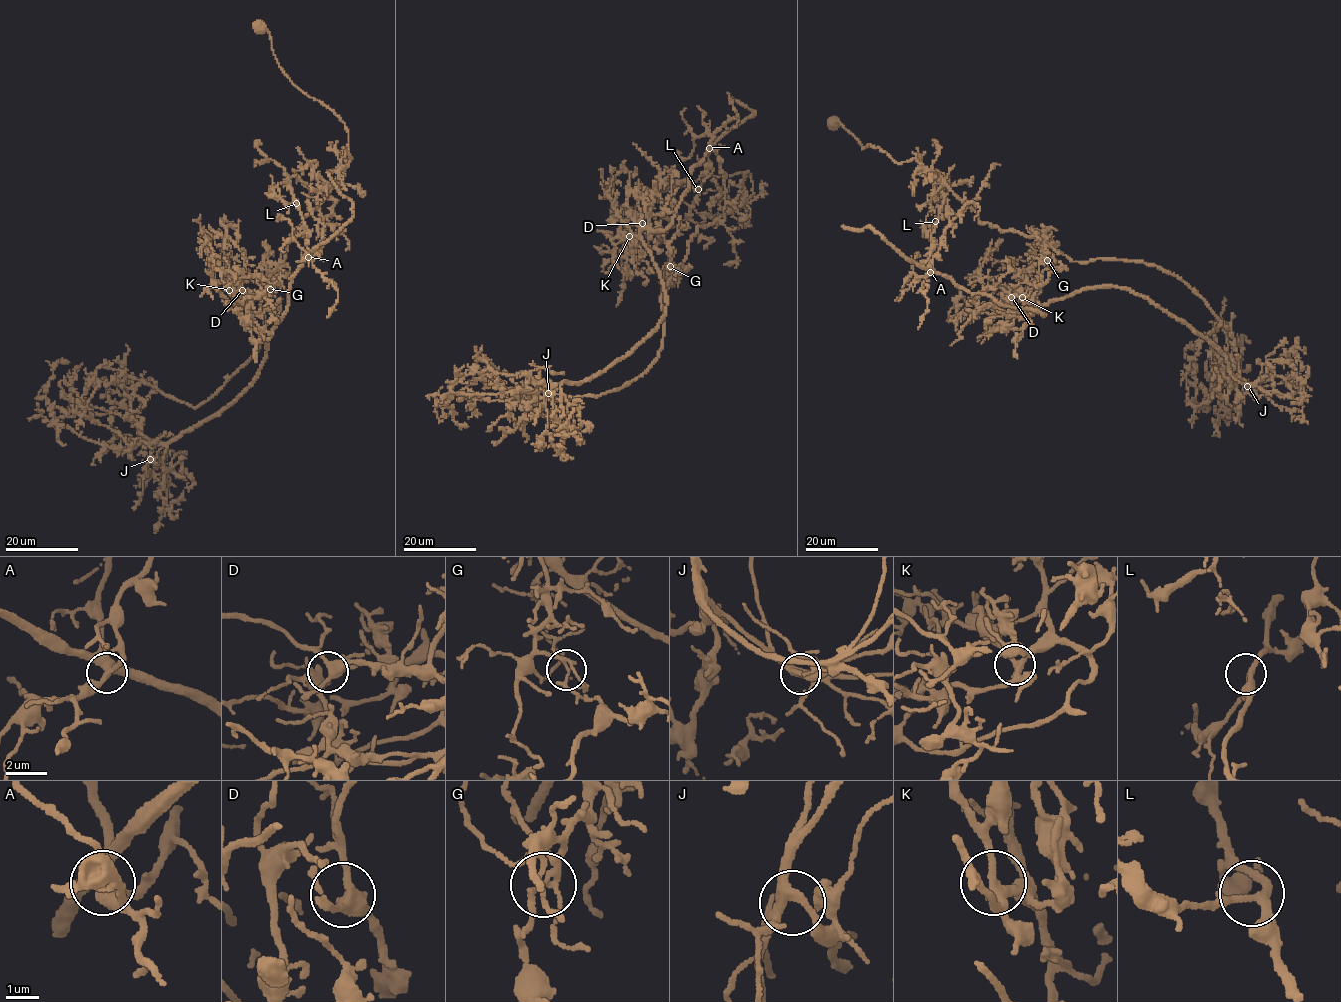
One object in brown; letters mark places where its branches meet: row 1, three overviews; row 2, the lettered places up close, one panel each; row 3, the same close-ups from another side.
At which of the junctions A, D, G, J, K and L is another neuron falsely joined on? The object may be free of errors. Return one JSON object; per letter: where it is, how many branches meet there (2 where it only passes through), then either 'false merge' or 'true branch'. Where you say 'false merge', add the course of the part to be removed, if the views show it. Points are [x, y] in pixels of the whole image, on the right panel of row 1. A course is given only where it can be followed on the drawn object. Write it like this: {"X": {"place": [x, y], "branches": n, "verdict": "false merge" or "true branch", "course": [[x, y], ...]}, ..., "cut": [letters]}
{"A": {"place": [930, 272], "branches": 5, "verdict": "true branch"}, "D": {"place": [1011, 297], "branches": 5, "verdict": "true branch"}, "G": {"place": [1047, 260], "branches": 4, "verdict": "false merge", "course": [[1047, 261], [1039, 238], [1072, 261], [1142, 260], [1182, 278], [1220, 323], [1218, 331], [1187, 347], [1195, 372]]}, "J": {"place": [1247, 386], "branches": 4, "verdict": "true branch"}, "K": {"place": [1022, 297], "branches": 4, "verdict": "true branch"}, "L": {"place": [935, 221], "branches": 3, "verdict": "true branch"}, "cut": ["G"]}

